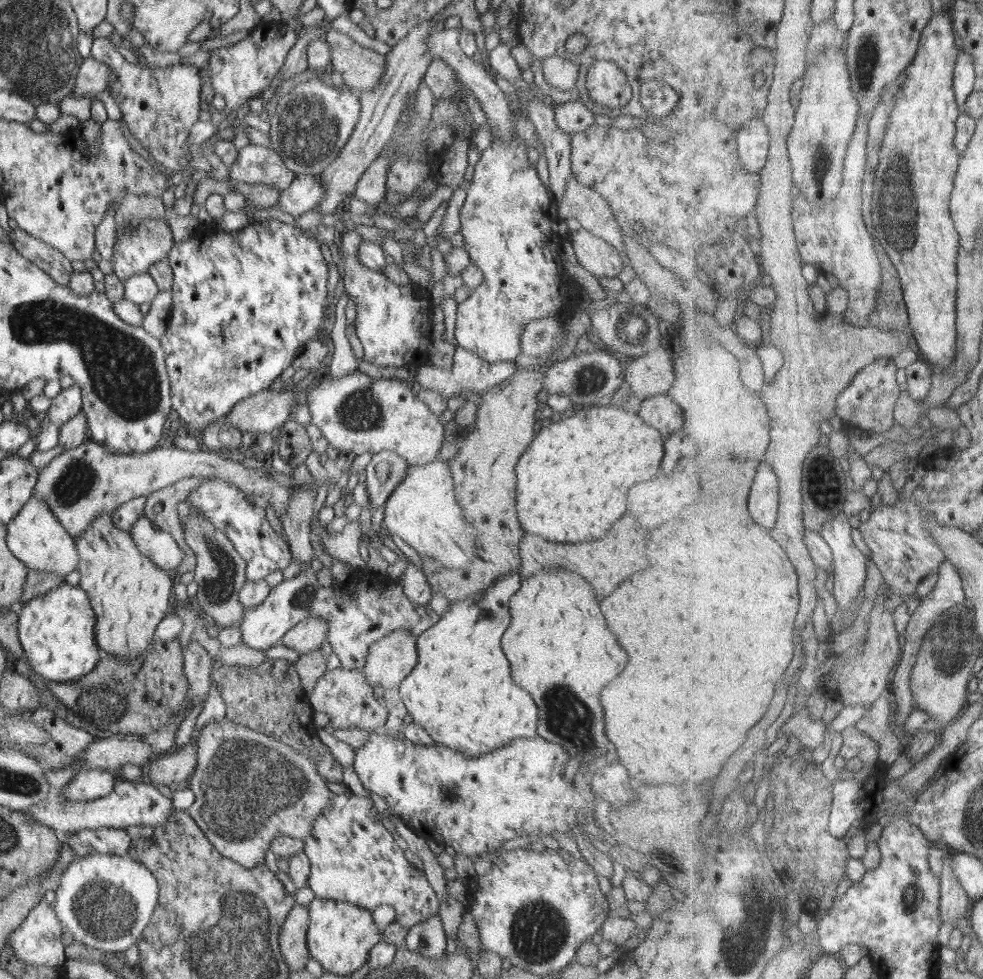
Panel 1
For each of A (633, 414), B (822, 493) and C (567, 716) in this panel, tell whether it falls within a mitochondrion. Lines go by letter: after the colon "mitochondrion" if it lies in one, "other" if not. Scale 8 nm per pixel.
A: other
B: mitochondrion
C: mitochondrion

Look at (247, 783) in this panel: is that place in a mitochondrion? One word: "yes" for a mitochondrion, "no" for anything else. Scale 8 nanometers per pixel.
yes

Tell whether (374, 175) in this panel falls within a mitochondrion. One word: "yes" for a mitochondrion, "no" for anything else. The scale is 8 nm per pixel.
no

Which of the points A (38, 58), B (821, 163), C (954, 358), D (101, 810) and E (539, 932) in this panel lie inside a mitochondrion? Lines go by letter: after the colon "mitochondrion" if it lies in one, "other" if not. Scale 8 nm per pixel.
A: mitochondrion
B: mitochondrion
C: other
D: other
E: mitochondrion

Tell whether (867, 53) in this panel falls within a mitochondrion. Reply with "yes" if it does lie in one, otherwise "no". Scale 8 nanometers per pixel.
yes

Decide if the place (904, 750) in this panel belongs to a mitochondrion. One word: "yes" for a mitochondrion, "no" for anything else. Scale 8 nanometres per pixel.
no

